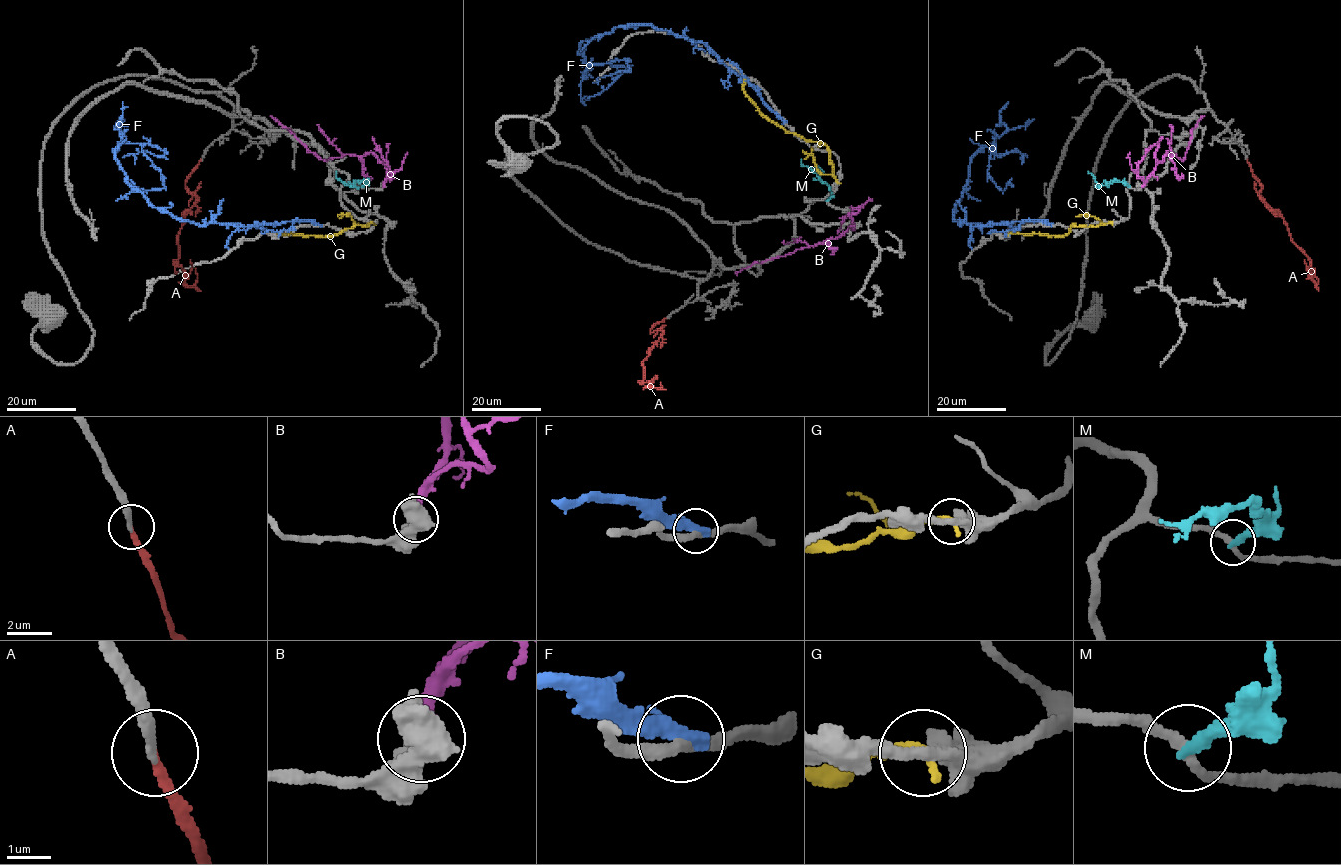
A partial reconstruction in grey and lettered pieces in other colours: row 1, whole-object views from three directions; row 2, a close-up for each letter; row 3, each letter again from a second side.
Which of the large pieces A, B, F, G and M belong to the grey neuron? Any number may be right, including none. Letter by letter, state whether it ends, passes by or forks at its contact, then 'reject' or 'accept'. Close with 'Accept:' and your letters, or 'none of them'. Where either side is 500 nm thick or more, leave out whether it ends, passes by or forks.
A: it ends there; accept
B: reject
F: it ends there; reject
G: it ends there; reject
M: it ends there; reject
Accept: A

